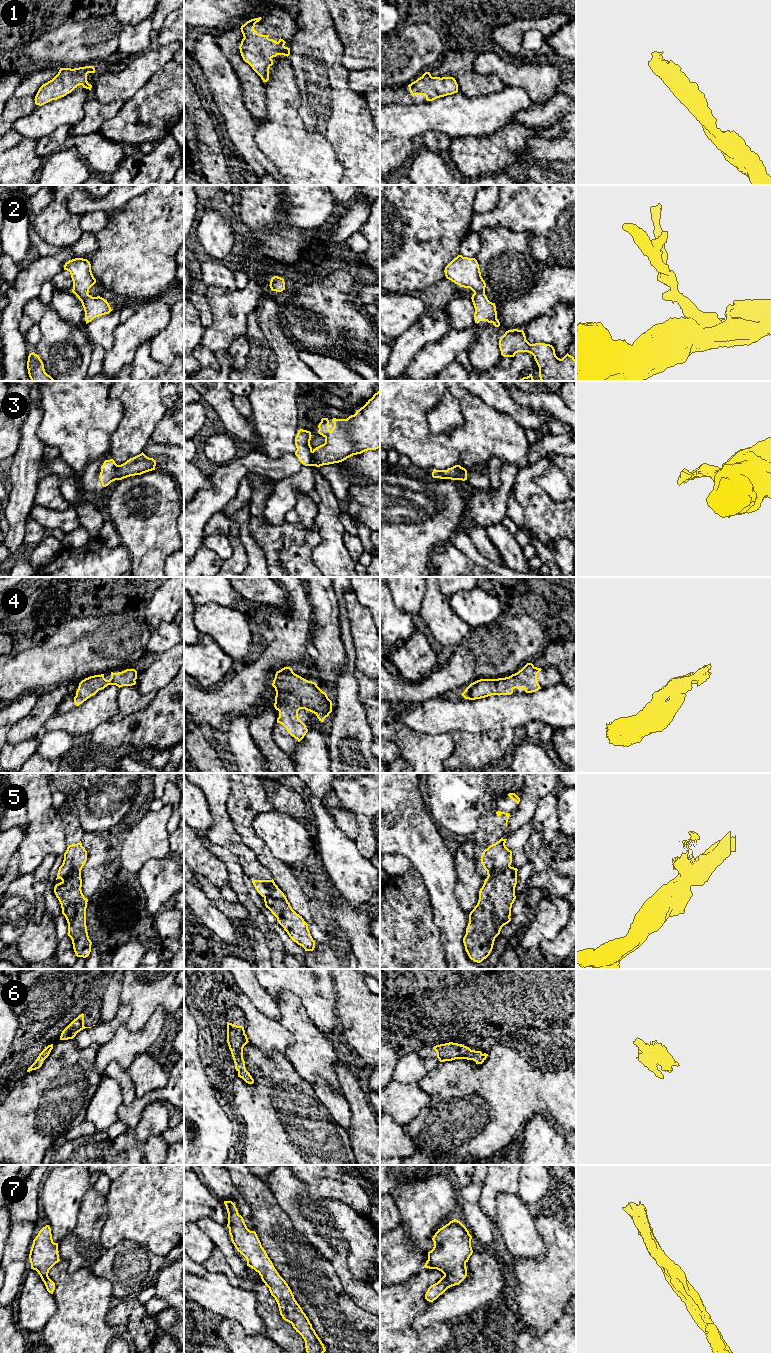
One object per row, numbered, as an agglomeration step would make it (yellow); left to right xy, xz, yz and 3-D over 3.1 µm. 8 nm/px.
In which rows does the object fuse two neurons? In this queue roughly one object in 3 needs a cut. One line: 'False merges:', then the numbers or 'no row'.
False merges: 5

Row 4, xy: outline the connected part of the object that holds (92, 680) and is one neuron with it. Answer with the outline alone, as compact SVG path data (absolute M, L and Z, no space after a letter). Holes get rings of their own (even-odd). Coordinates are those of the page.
M126 669L118 673L111 672L111 678L109 680L104 678L104 674L90 676L79 683L76 696L74 697L74 703L76 706L79 706L108 685L116 685L119 688L135 685L136 679L137 671L135 669Z

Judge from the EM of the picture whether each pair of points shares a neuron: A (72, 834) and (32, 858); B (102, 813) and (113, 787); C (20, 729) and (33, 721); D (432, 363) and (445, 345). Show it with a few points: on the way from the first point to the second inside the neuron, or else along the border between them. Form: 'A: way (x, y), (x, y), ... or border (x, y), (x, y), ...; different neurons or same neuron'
A: border (60, 815), (65, 839), (68, 844); different neurons
B: way (102, 807), (102, 798), (107, 793); same neuron
C: way (23, 729), (30, 724); same neuron
D: way (434, 359), (444, 349); same neuron

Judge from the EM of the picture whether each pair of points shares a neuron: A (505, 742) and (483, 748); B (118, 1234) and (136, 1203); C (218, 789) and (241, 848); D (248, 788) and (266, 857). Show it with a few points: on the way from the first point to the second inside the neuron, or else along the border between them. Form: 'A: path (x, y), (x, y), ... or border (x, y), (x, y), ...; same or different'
A: path (500, 745), (488, 748); same
B: path (121, 1226), (136, 1211); same
C: path (218, 804), (223, 830), (226, 833); same
D: path (243, 805), (243, 826), (252, 840); same

